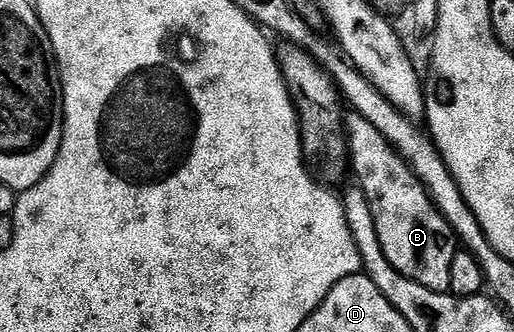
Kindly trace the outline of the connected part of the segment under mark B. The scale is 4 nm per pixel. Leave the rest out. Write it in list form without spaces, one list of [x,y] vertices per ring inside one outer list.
[[[359,122],[348,131],[353,174],[358,174],[357,186],[368,197],[372,209],[376,237],[384,257],[398,272],[424,289],[449,292],[452,281],[452,257],[460,243],[445,217],[437,210],[413,169],[395,151],[385,135],[372,125]]]

